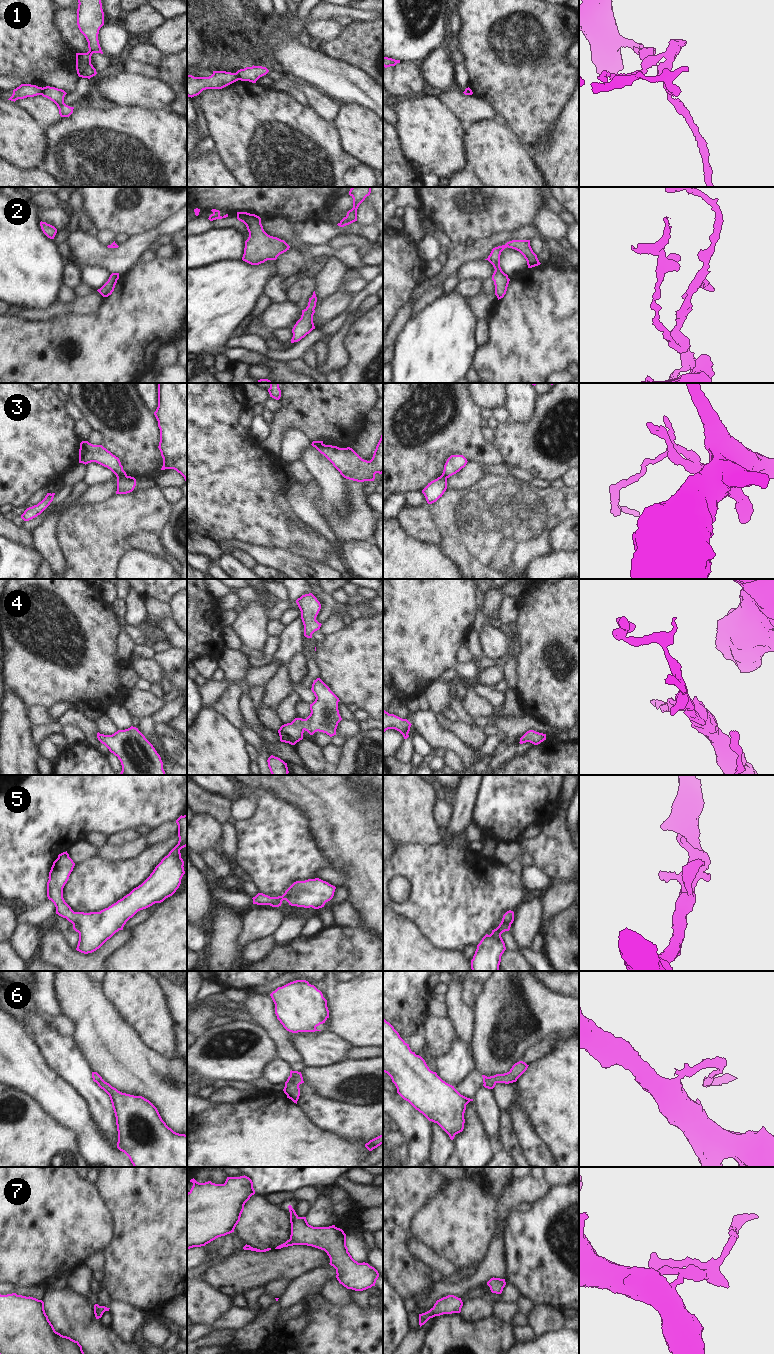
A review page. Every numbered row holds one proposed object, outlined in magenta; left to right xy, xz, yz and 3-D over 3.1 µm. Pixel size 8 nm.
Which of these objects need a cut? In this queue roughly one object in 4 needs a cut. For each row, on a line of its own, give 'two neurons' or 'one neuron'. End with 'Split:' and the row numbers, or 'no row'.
1: two neurons
2: one neuron
3: two neurons
4: one neuron
5: one neuron
6: two neurons
7: one neuron
Split: 1, 3, 6

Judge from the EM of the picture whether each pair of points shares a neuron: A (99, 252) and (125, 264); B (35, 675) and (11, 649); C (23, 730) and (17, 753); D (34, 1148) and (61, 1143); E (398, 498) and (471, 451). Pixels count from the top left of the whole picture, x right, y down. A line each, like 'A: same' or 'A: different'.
A: same
B: same
C: same
D: same
E: different

